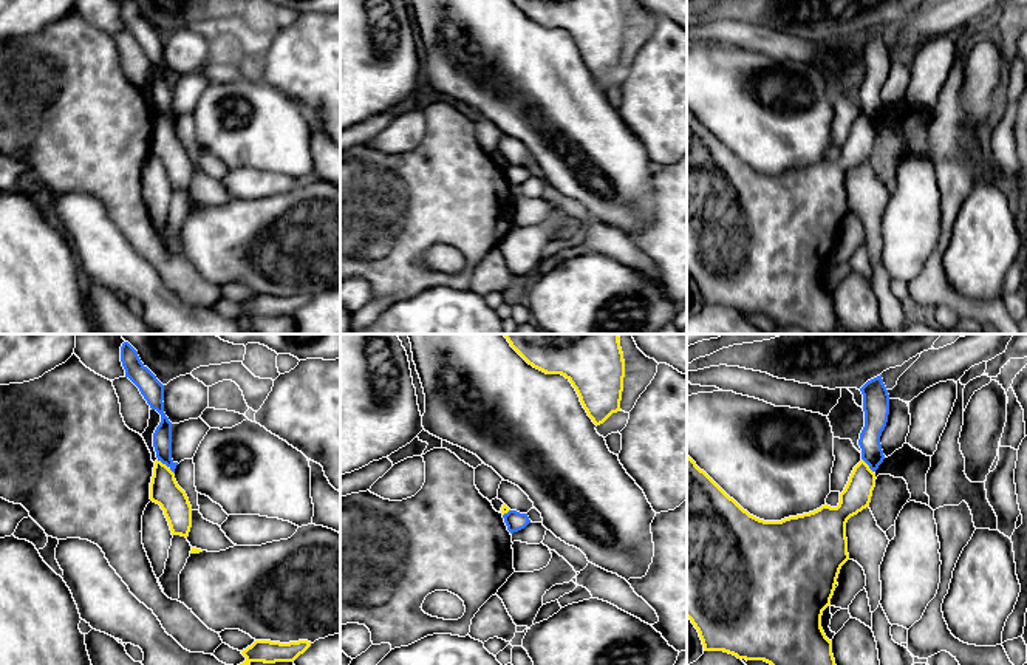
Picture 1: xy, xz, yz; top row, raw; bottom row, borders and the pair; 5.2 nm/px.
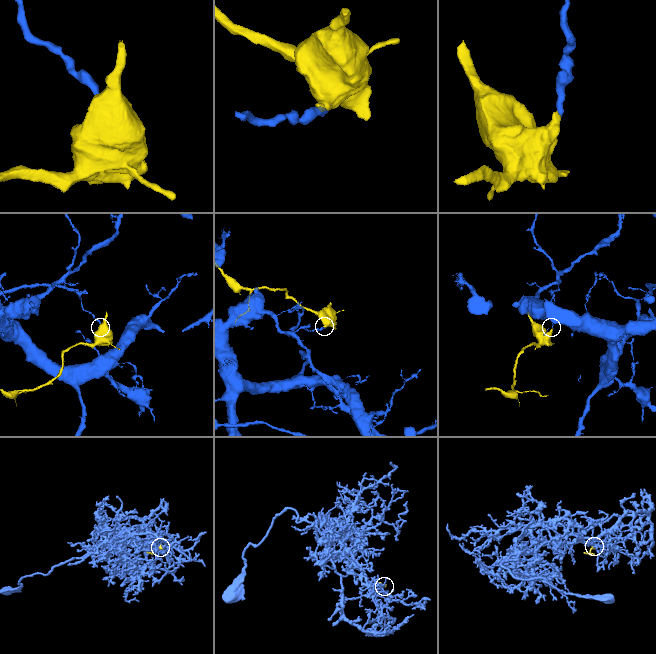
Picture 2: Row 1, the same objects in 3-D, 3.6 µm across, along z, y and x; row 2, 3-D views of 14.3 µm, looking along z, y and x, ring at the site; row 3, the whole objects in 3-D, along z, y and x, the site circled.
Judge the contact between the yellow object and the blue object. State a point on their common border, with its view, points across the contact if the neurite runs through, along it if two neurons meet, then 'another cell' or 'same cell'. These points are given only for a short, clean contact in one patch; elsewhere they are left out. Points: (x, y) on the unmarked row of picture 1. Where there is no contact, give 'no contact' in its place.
contact xy (166, 119); border xy (156, 113), (174, 127); another cell

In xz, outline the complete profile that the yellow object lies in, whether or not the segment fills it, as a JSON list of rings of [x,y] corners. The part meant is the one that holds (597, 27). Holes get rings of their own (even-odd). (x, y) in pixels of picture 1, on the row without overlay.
[[[512,0],[529,19],[546,26],[561,28],[575,42],[583,62],[595,79],[620,65],[625,14],[620,0]]]

